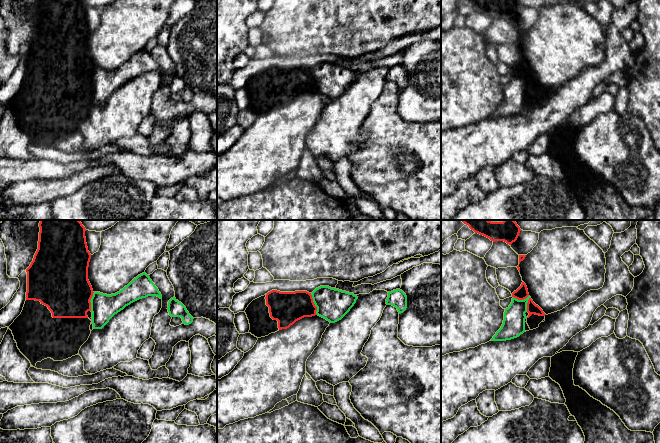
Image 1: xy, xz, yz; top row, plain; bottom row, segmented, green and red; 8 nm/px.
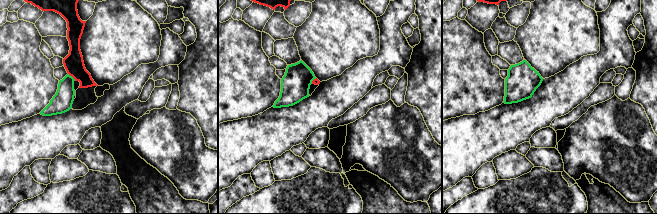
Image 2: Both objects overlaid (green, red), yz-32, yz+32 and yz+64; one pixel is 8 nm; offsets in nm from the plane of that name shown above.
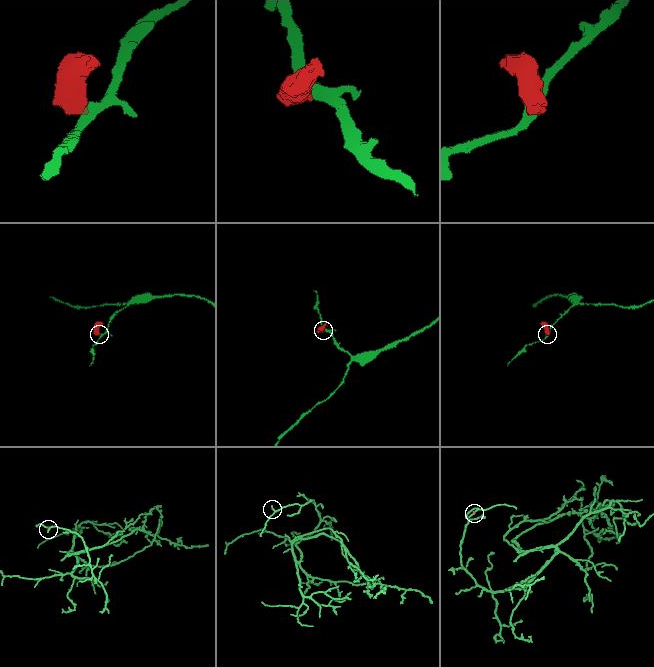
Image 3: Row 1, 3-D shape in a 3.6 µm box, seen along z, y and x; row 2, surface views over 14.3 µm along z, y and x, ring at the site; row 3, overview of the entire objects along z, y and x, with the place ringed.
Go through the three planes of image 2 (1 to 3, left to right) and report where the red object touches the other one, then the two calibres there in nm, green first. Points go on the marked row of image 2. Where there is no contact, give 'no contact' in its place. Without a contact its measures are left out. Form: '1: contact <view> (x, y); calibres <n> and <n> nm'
1: contact yz-32 (72, 77); calibres 170 and 160 nm
2: contact yz+32 (313, 79); calibres 240 and 50 nm
3: no contact

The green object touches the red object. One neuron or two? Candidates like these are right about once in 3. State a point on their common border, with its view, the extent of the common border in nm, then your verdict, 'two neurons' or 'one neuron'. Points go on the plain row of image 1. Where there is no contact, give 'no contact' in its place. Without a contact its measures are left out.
meets green in yz at (527, 73); contact 170 nm long; two neurons

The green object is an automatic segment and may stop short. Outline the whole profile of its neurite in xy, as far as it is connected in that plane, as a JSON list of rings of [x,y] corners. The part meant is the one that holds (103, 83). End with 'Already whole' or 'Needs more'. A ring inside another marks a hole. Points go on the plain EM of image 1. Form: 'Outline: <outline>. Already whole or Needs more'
Outline: [[[145,48],[115,70],[94,68],[90,76],[93,105],[102,105],[115,90],[126,82],[148,72],[157,72],[162,75],[158,64]]]. Already whole

